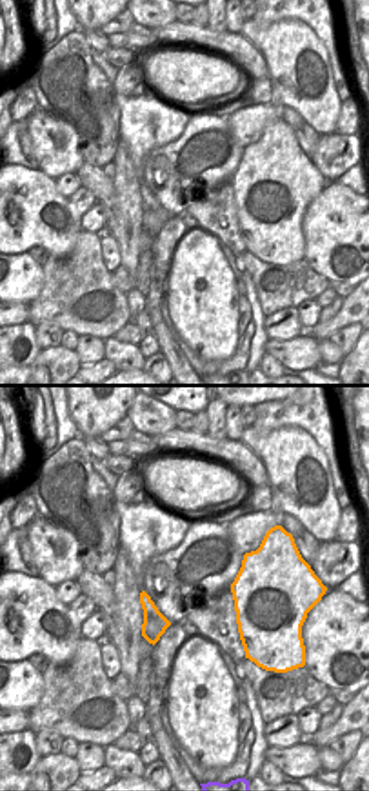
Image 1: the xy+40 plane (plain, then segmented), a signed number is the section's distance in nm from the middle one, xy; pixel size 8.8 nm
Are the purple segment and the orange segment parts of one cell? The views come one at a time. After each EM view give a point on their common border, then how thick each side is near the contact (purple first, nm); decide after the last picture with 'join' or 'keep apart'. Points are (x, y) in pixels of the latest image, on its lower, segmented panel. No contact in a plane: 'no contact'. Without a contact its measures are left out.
no contact

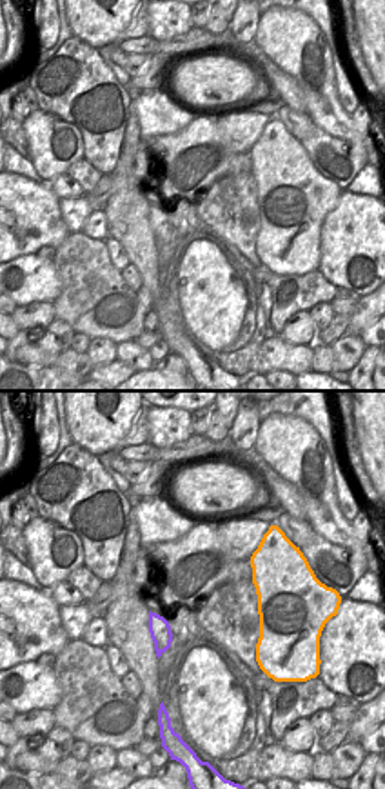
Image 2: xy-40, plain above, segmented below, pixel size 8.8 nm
no contact

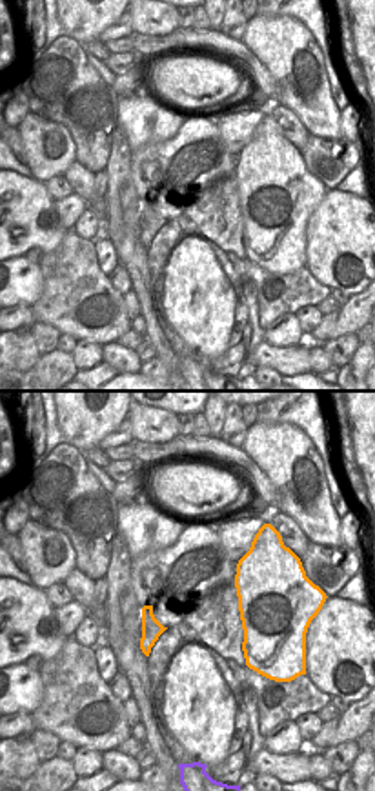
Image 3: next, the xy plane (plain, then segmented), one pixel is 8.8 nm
no contact

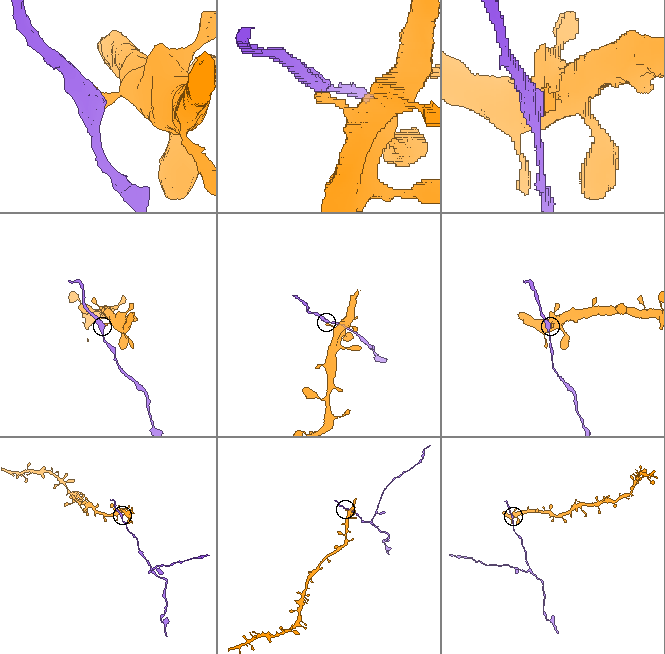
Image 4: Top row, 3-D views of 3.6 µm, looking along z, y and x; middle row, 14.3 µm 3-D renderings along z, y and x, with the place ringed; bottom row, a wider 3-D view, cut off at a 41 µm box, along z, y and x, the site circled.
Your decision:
keep apart

